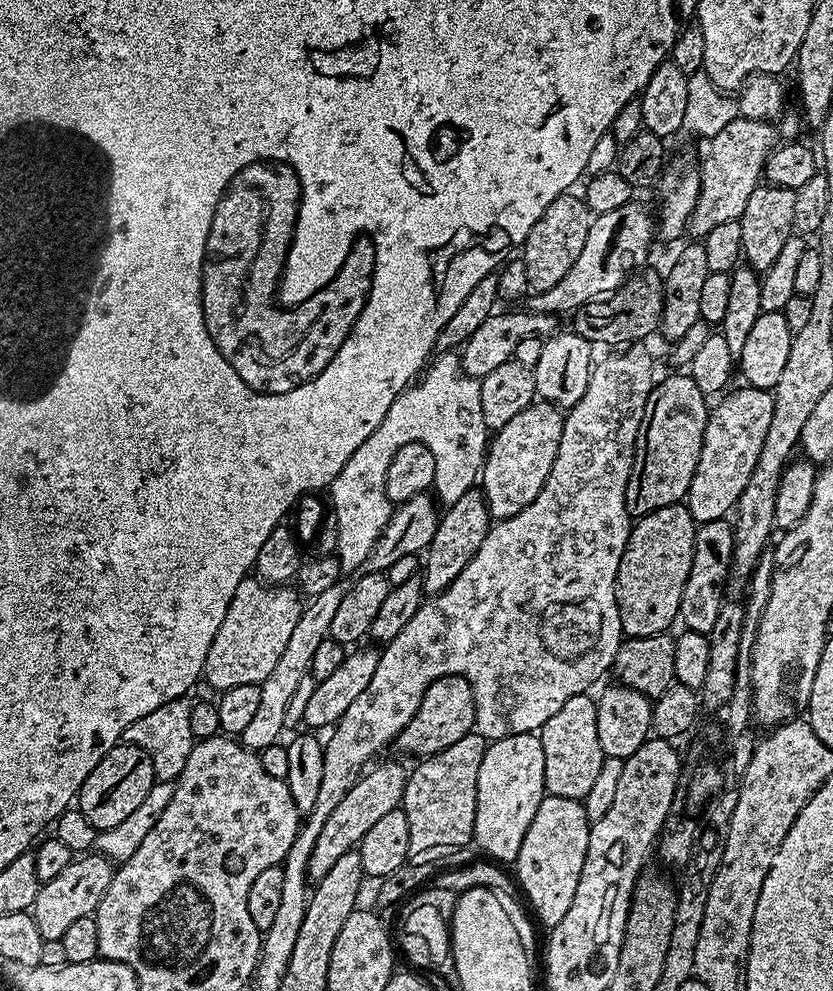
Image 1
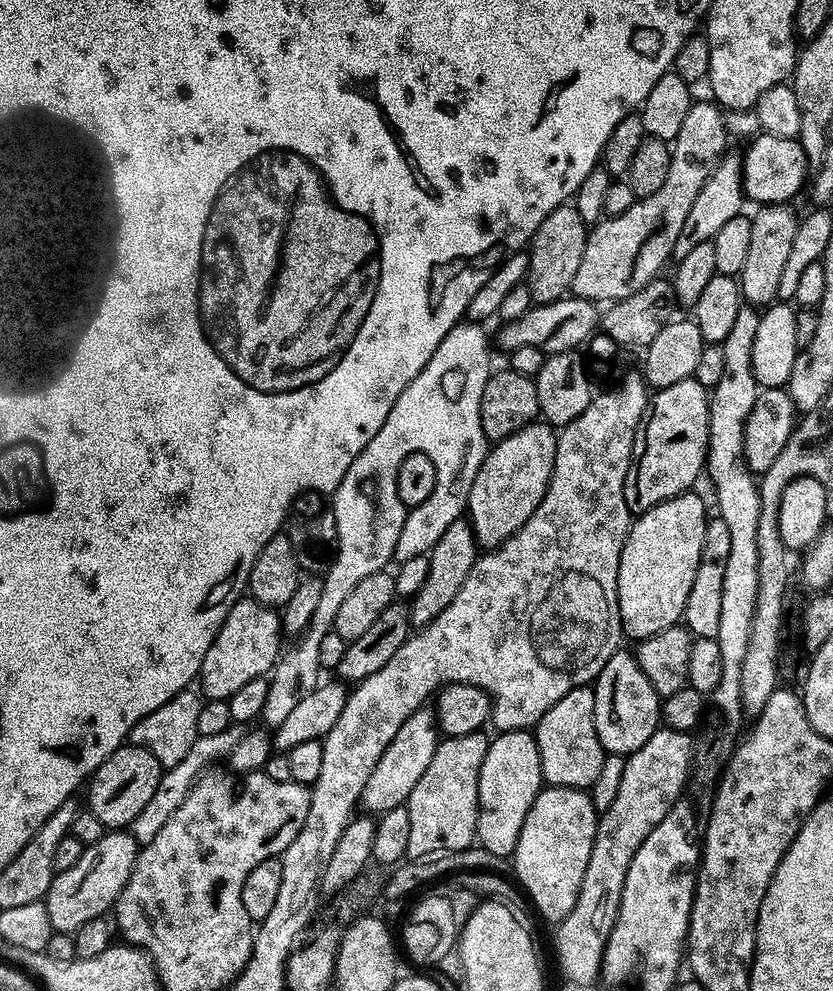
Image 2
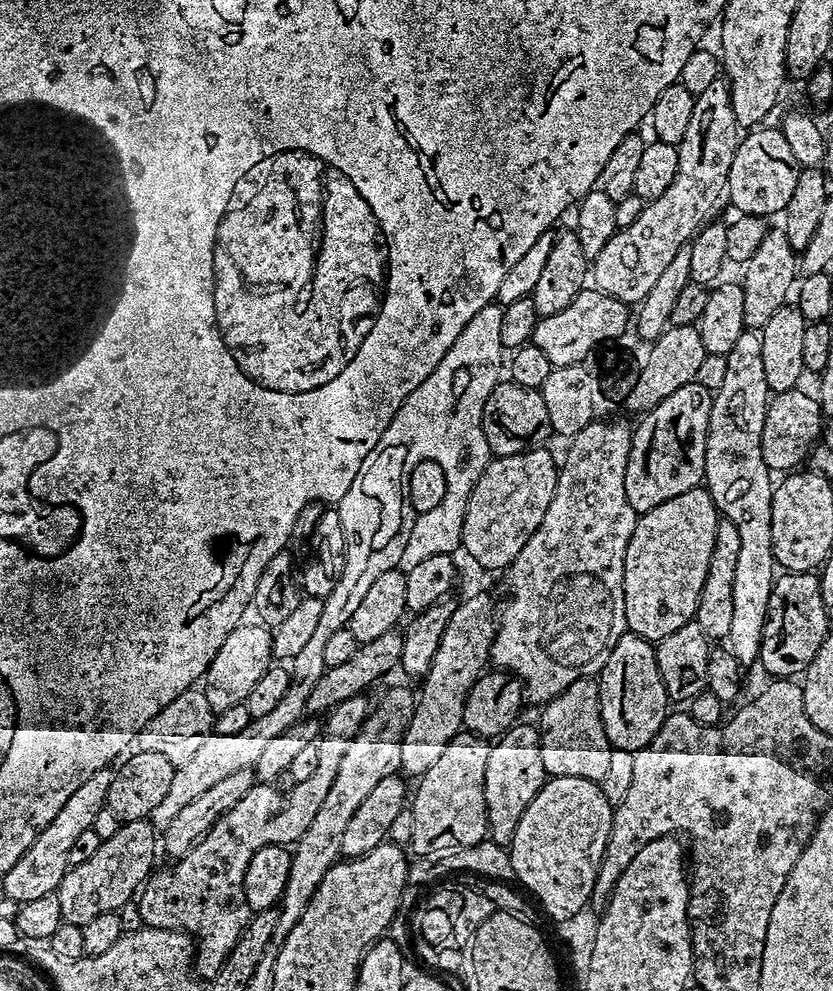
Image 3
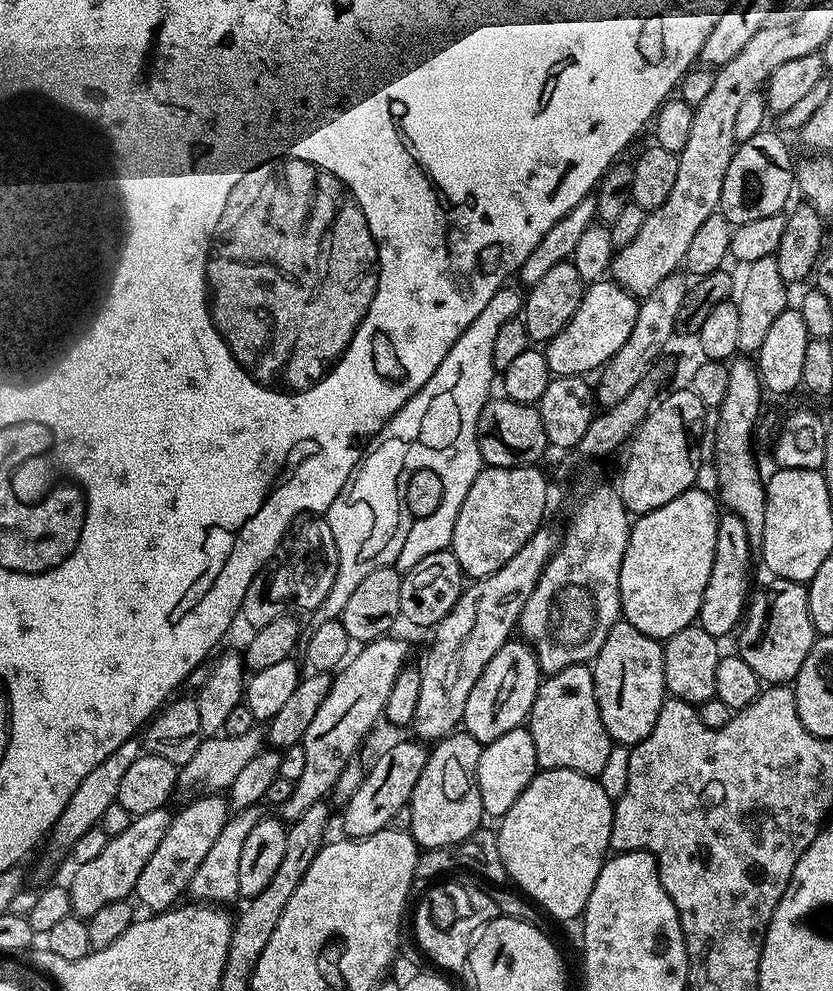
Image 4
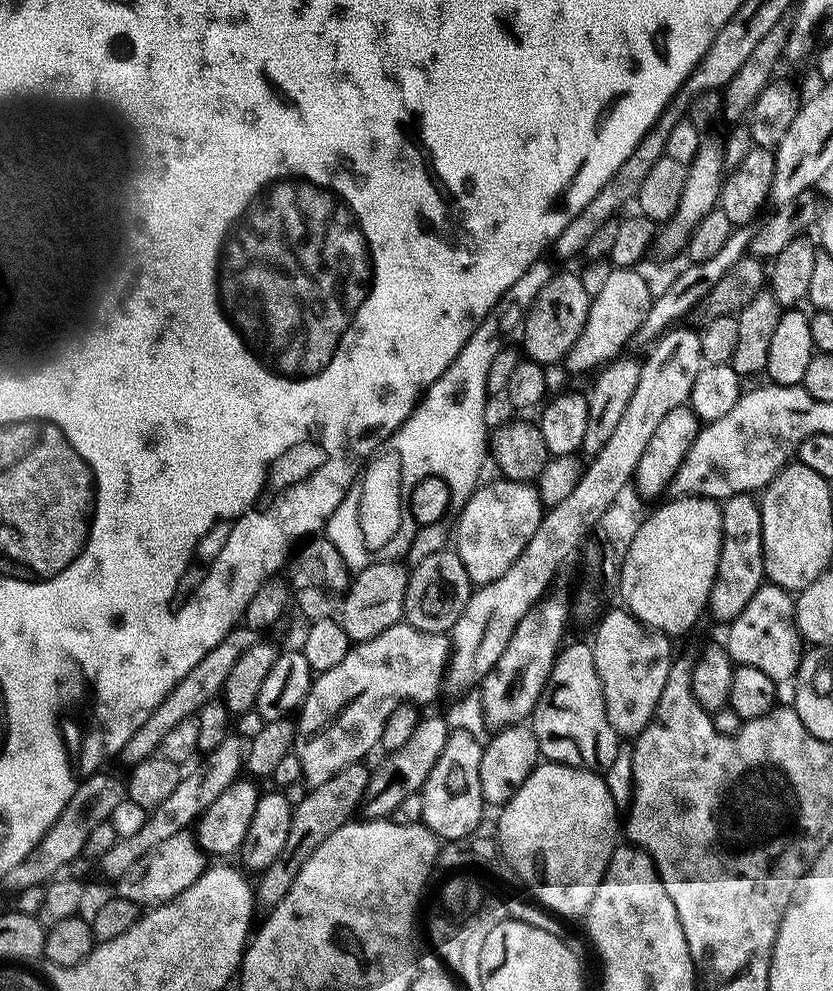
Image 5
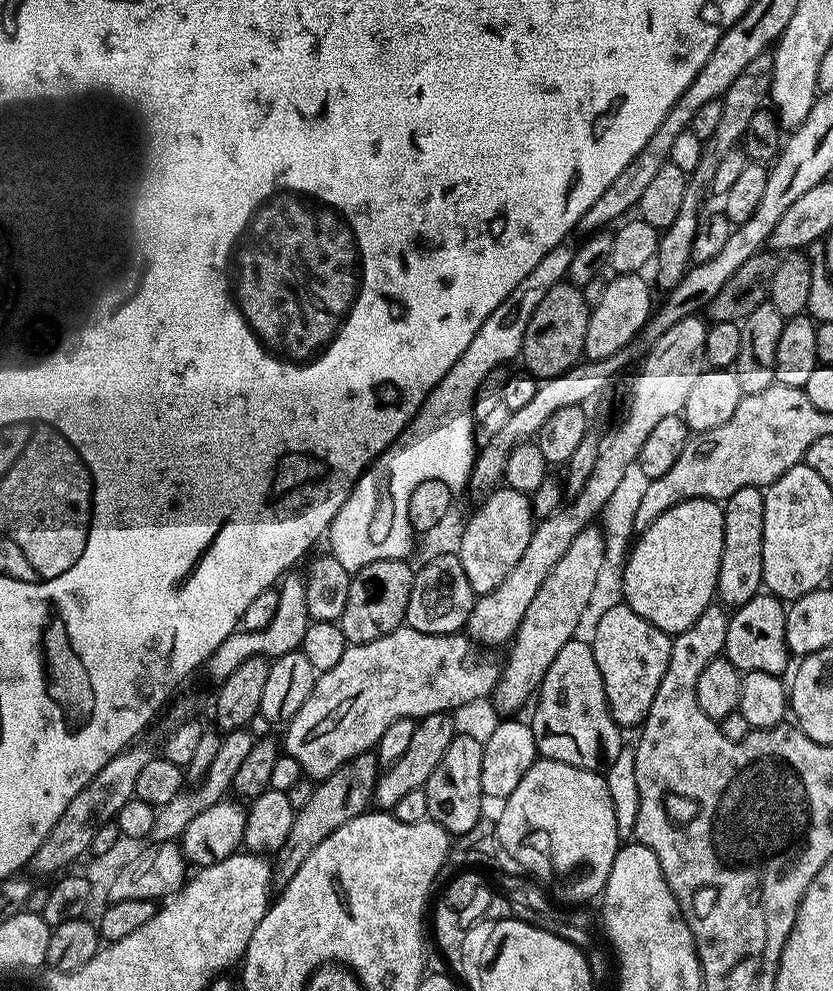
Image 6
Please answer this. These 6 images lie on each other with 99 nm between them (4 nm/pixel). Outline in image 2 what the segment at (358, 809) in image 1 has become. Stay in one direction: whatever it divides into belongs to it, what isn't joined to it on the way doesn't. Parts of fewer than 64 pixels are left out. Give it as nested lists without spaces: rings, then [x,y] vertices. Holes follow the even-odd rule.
[[[425,706],[410,714],[410,718],[406,718],[406,722],[398,726],[398,734],[394,734],[394,738],[386,746],[382,758],[378,758],[378,766],[374,766],[374,774],[370,774],[366,790],[362,790],[360,804],[363,811],[368,814],[381,814],[407,805],[414,786],[418,786],[418,778],[426,774],[430,758],[434,758],[437,743],[438,725],[435,711]]]

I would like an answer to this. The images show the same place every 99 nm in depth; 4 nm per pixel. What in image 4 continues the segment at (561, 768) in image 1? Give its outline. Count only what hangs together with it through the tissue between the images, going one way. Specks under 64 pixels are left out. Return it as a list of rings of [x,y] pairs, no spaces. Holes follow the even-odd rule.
[[[588,664],[566,666],[566,670],[558,670],[541,679],[526,727],[534,738],[537,765],[544,770],[565,768],[599,777],[614,747],[614,741],[600,717],[594,678]]]

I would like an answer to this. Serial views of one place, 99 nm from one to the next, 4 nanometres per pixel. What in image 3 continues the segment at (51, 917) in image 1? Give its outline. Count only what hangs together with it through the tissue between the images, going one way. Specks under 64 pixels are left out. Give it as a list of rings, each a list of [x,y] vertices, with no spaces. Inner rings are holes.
[[[148,820],[121,823],[114,838],[102,840],[88,861],[82,862],[82,866],[69,868],[62,878],[60,889],[56,891],[61,921],[83,926],[98,914],[120,912],[123,904],[139,893],[153,871],[157,863],[156,852],[158,856],[158,832]]]

